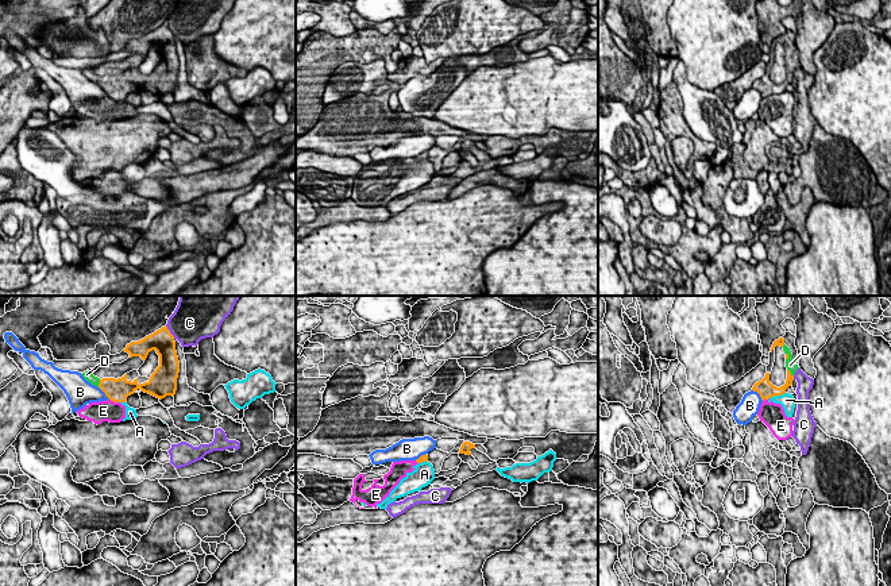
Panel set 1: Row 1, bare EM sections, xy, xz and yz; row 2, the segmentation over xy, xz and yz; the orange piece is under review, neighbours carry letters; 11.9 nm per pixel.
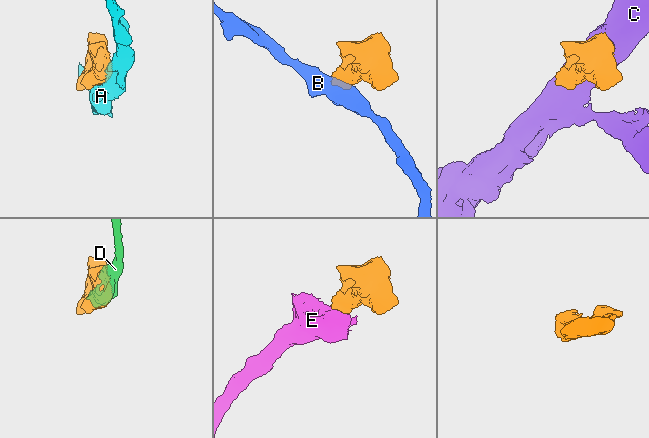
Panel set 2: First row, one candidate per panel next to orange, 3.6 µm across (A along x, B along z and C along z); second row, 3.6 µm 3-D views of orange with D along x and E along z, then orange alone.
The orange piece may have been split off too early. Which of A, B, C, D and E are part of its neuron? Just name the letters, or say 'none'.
D

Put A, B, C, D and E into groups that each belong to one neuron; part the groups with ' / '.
A E / B / C / D

